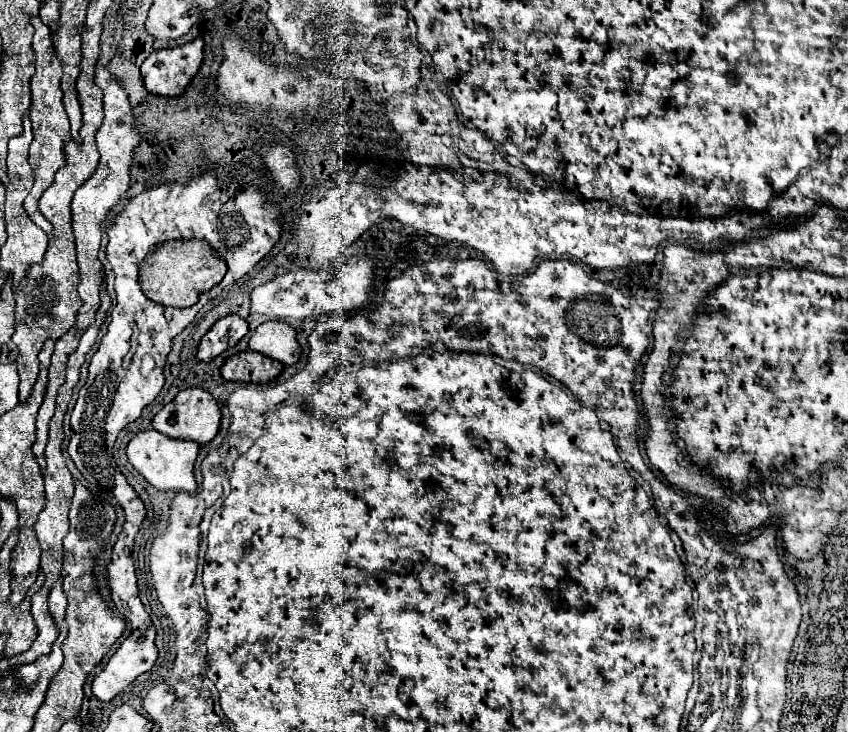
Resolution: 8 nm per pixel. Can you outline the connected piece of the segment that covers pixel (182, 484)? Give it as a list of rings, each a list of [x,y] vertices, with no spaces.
[[[145,430],[133,436],[133,440],[127,444],[127,458],[133,464],[133,468],[157,490],[185,490],[195,492],[197,482],[193,474],[193,464],[199,454],[197,442],[181,442],[173,440],[161,432]]]

